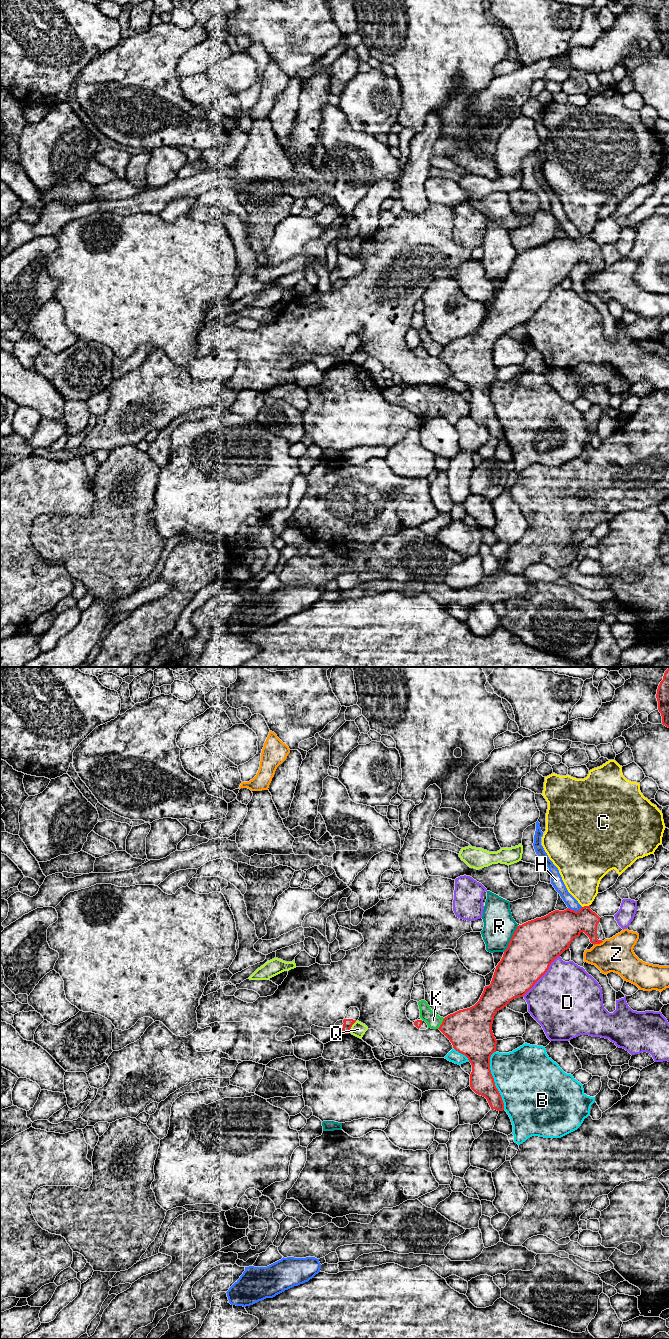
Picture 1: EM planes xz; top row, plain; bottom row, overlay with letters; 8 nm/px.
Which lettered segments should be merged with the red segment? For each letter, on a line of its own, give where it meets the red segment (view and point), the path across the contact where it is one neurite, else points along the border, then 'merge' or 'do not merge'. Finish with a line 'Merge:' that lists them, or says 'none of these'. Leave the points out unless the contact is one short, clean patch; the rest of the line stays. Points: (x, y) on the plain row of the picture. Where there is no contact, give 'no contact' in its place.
B: meets red in xz at (493, 408); do not merge
C: meets red in xz at (585, 234); do not merge
D: meets red in xz at (542, 303); do not merge
H: meets red in xz at (575, 239); border along xz (582, 235), (576, 239), (568, 236); do not merge
K: meets red in xz at (442, 351); do not merge
Q: meets red in xz at (351, 354); border along xz (356, 349), (349, 360); do not merge
R: meets red in xz at (511, 267); do not merge
Z: meets red in xz at (598, 271); do not merge
Merge: none of these

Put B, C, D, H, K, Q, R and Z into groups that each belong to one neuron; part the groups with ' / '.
B / C / D / H / K / Q / R / Z

